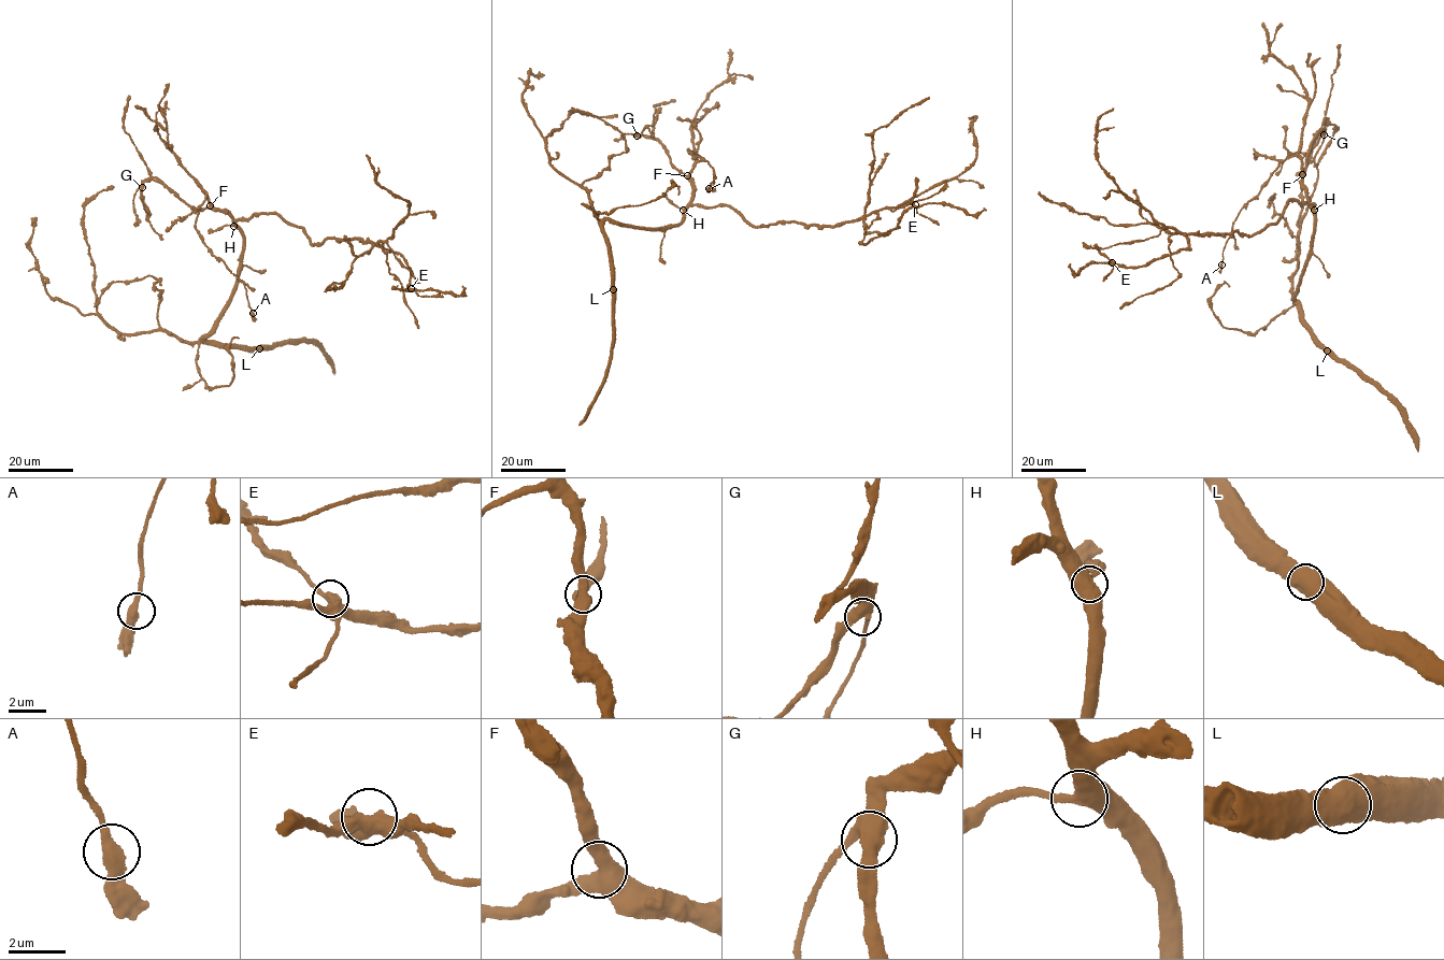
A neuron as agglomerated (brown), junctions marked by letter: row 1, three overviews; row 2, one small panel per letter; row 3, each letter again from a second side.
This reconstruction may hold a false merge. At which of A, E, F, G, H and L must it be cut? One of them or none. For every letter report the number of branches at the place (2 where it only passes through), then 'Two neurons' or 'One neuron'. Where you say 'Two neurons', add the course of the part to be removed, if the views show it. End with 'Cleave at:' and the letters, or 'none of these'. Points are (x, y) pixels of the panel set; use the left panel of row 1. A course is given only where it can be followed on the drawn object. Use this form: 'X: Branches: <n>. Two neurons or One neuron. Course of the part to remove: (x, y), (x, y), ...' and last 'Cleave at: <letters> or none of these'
A: Branches: 2. One neuron
E: Branches: 3. One neuron
F: Branches: 3. One neuron
G: Branches: 3. One neuron
H: Branches: 2. One neuron
L: Branches: 2. One neuron
Cleave at: none of these

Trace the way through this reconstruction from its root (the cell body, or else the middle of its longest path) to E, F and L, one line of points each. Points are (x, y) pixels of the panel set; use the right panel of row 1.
E: (1309, 205), (1290, 200), (1276, 223), (1248, 237), (1192, 234), (1188, 247), (1146, 264), (1112, 262)
F: (1309, 205), (1302, 174)
L: (1309, 205), (1314, 218), (1311, 255), (1294, 297), (1299, 315), (1309, 325), (1316, 343), (1327, 350)

